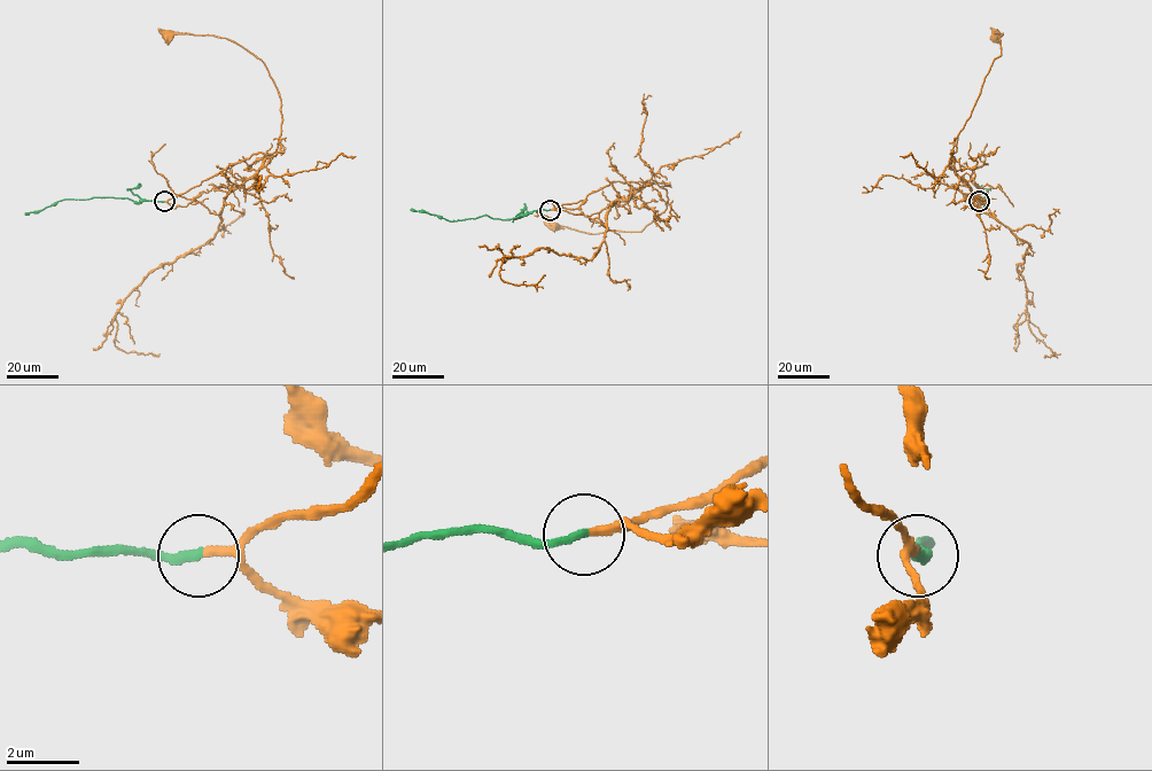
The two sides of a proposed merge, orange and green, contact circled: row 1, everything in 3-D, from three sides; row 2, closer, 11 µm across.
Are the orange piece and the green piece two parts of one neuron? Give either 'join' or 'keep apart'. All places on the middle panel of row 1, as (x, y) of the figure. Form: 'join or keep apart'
join

